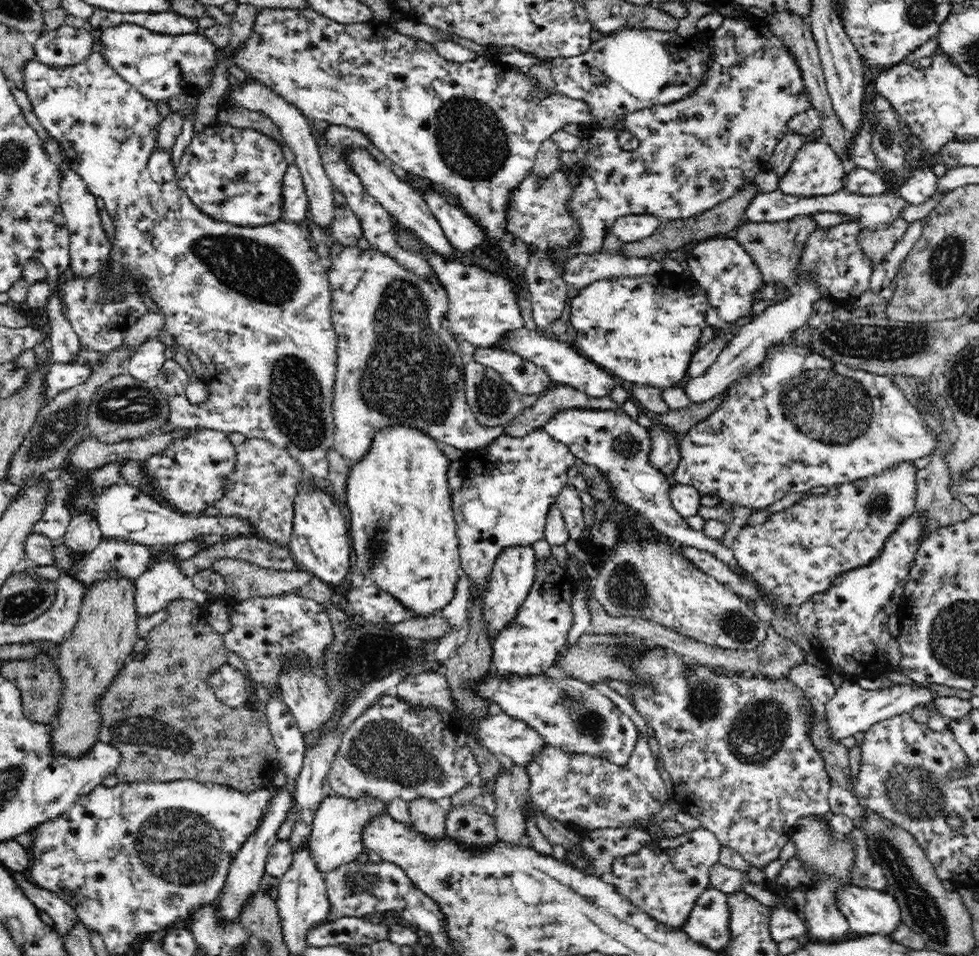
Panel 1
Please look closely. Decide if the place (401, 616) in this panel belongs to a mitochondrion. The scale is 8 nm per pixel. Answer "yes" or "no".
no

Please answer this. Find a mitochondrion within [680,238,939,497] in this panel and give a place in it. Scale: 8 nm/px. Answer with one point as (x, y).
(835, 410)

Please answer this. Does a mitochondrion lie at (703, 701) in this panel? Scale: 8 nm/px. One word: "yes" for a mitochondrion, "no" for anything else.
yes

